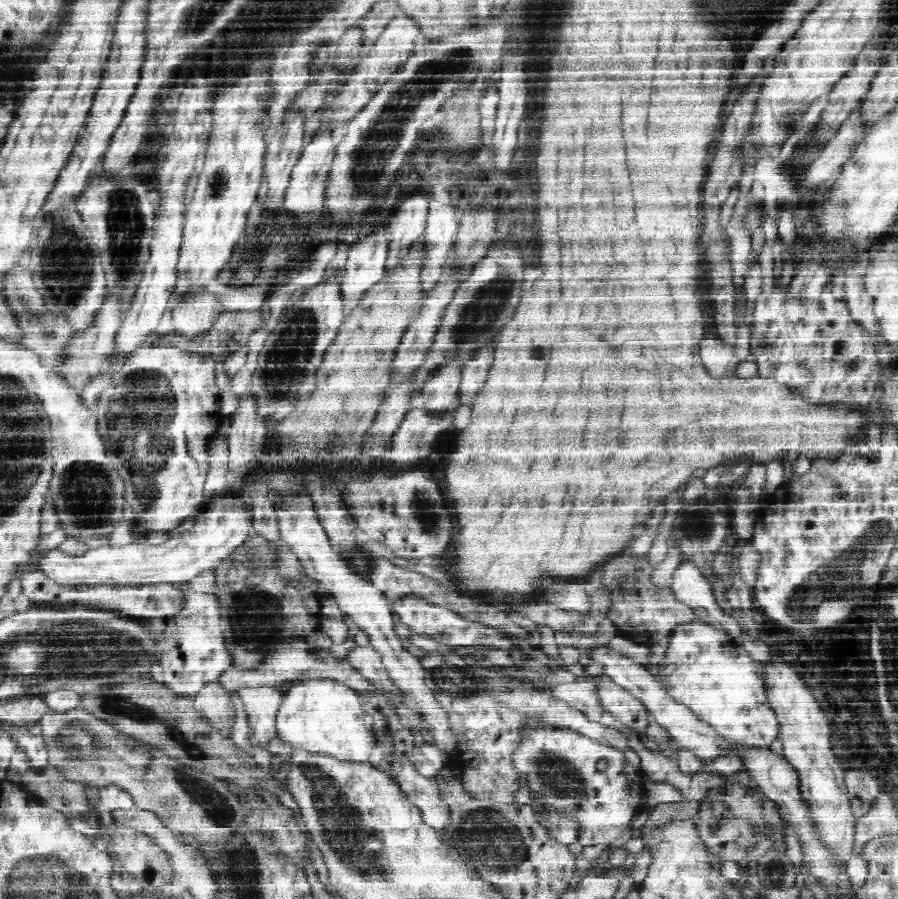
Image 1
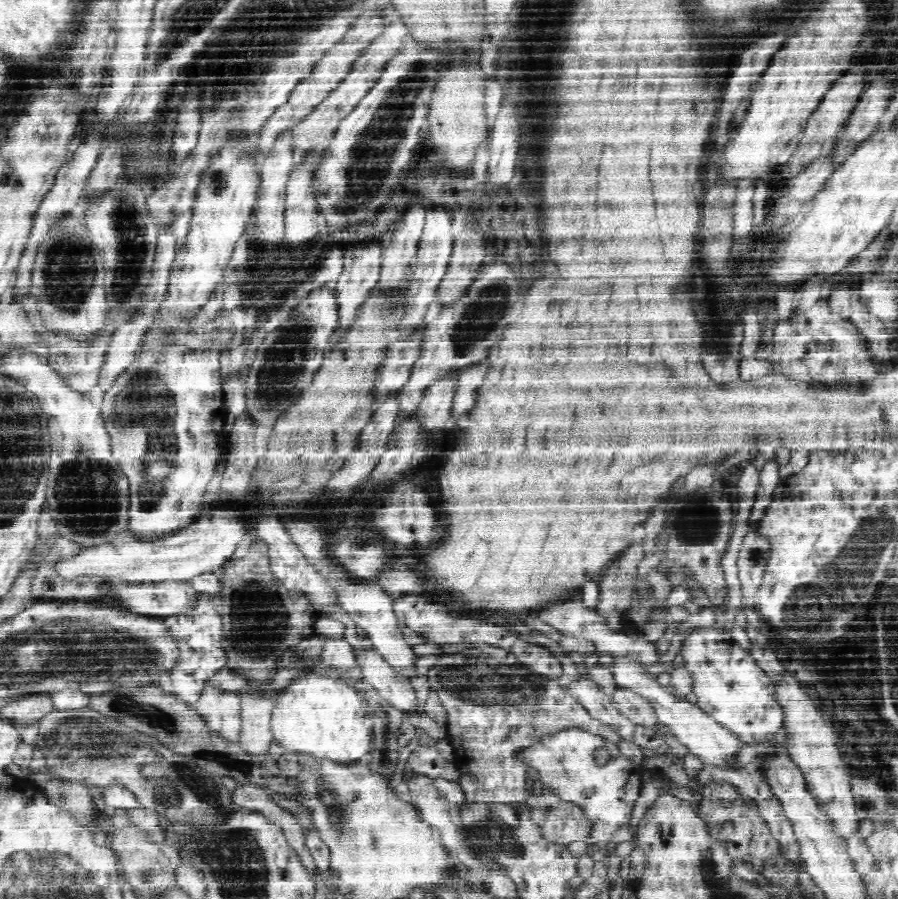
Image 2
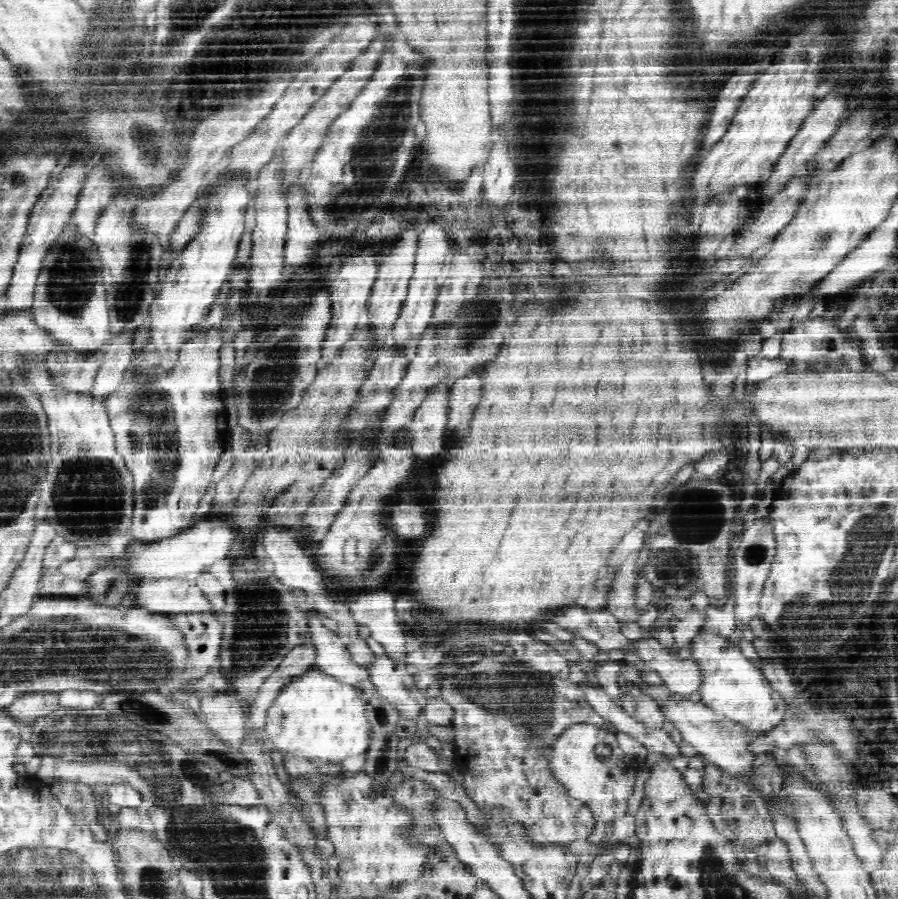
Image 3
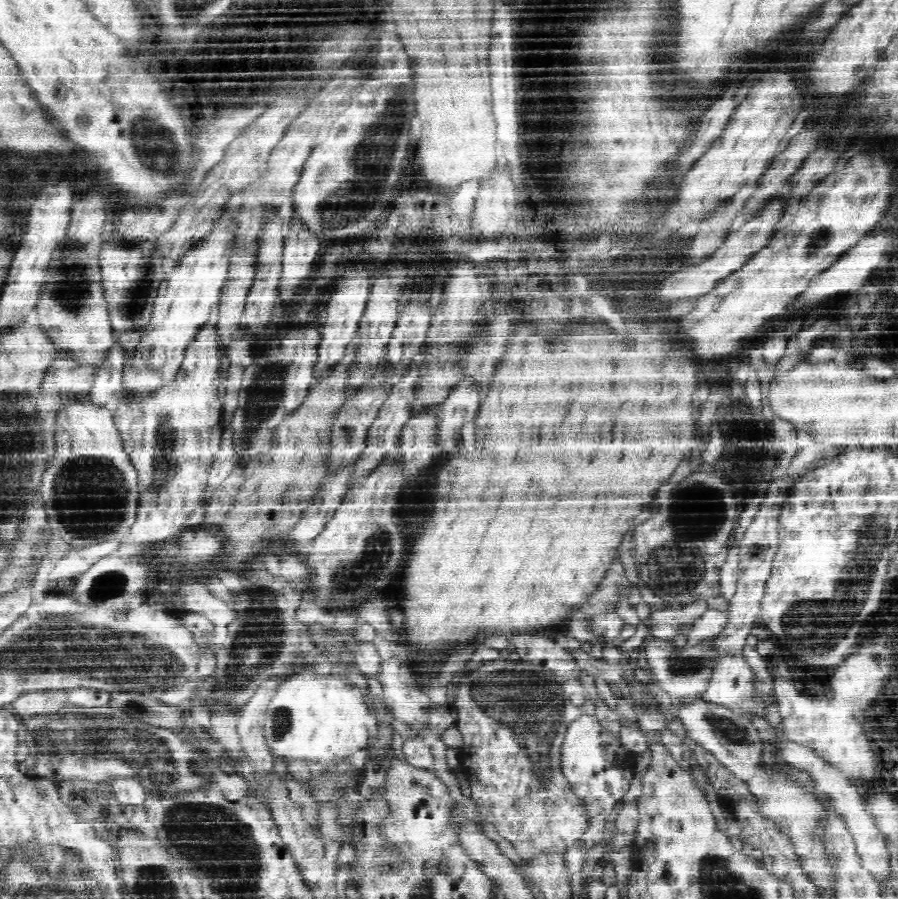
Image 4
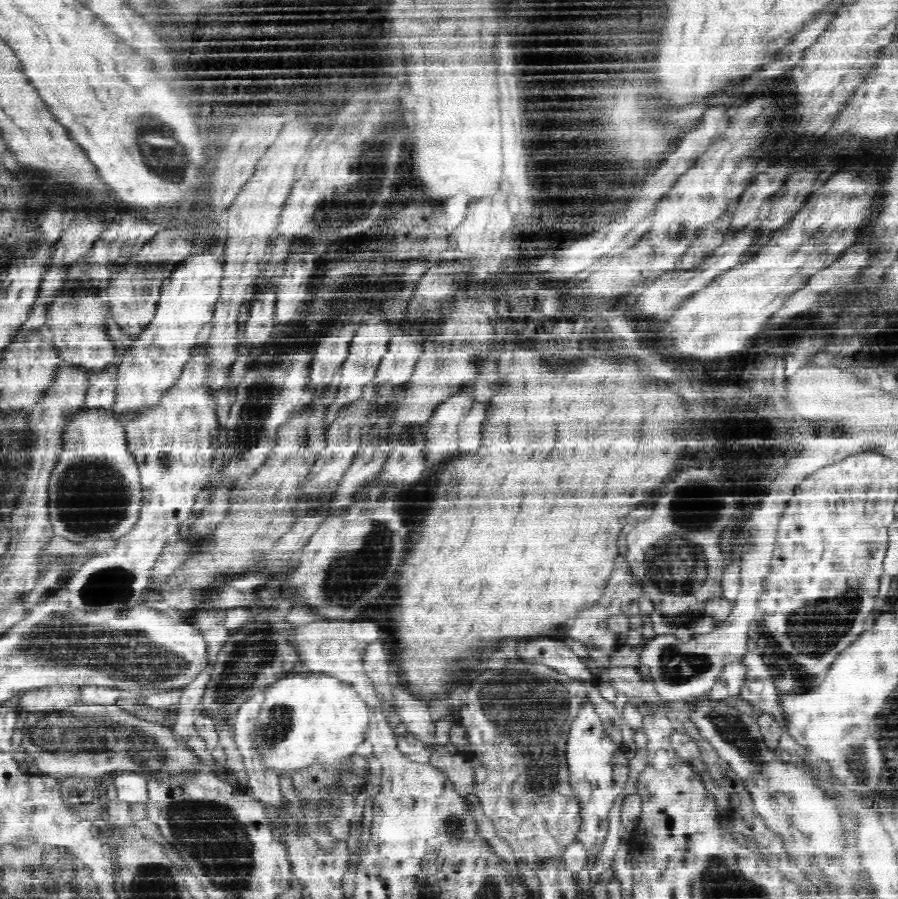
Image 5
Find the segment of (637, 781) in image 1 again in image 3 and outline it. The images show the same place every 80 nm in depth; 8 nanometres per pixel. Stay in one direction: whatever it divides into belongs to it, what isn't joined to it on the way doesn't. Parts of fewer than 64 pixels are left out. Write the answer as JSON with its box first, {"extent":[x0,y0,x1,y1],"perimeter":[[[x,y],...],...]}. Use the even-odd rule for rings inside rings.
{"extent":[549,721,639,842],"perimeter":[[[588,721],[578,722],[572,728],[568,728],[564,736],[560,736],[560,742],[553,748],[549,760],[555,777],[566,785],[568,794],[584,801],[592,809],[595,822],[588,842],[602,842],[606,822],[622,816],[627,810],[627,800],[631,796],[639,769],[634,764],[638,763],[620,748],[616,734],[602,730],[596,724],[588,724]],[[600,743],[612,747],[612,753],[608,758],[600,758],[596,754],[596,746]]]}

